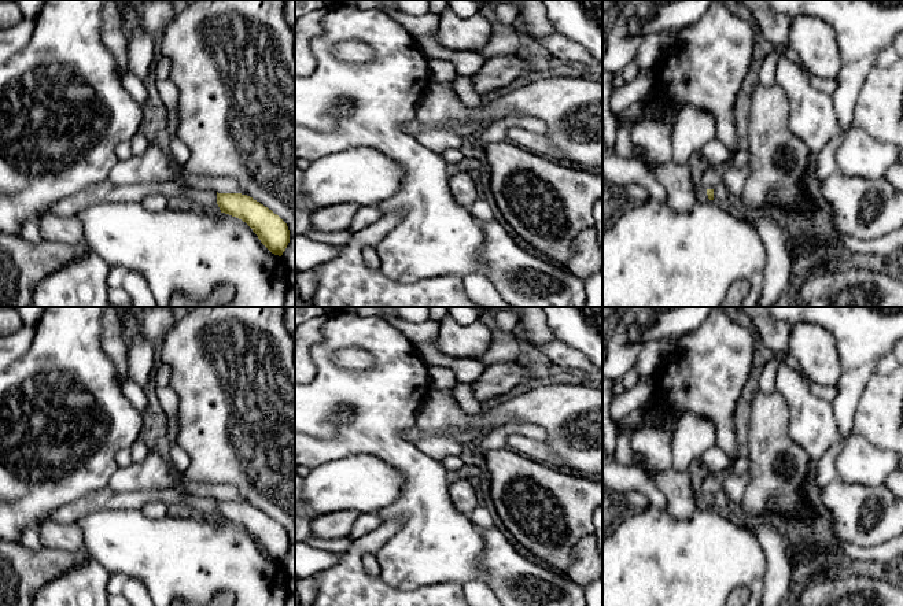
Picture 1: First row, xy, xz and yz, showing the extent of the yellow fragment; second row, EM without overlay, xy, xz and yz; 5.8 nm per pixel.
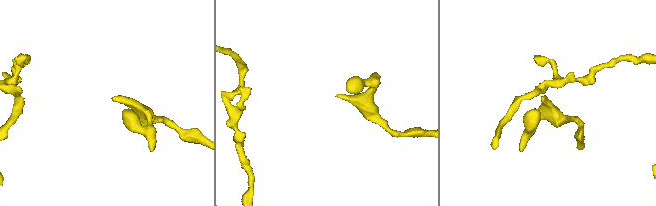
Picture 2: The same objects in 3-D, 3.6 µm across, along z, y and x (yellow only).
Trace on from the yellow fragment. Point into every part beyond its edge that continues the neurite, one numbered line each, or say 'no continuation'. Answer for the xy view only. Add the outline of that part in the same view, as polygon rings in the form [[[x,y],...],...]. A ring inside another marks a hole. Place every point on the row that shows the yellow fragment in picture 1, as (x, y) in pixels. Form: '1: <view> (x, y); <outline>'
no continuation

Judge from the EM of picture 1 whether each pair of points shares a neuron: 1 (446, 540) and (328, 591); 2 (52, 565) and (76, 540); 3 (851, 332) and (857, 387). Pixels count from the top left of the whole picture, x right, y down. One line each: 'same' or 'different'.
1: different
2: different
3: same

